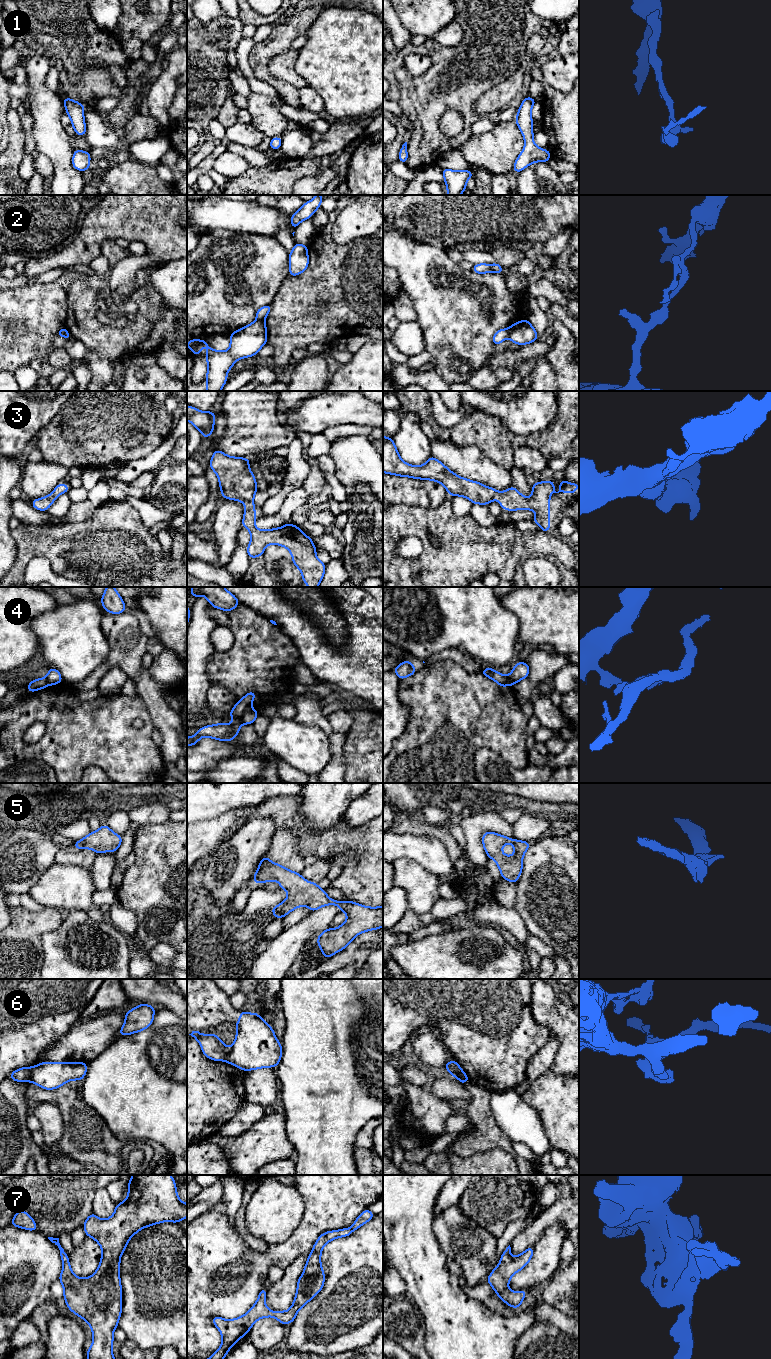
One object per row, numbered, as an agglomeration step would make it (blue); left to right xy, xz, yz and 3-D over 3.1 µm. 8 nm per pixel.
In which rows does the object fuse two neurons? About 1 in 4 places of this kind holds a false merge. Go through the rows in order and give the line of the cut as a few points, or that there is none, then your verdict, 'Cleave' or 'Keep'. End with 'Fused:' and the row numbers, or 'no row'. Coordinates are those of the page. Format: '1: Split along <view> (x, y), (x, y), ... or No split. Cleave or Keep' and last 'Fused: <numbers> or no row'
1: No split. Keep
2: Split along yz (507, 329), (508, 336). Cleave
3: No split. Keep
4: Split along xz (249, 705), (244, 711), (243, 716), (235, 722). Cleave
5: No split. Keep
6: Split along xy (33, 1067), (29, 1080). Cleave
7: No split. Keep
Fused: 2, 4, 6

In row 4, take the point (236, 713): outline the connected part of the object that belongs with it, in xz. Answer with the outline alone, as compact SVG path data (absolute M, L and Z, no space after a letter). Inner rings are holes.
M251 691L247 693L241 700L236 702L234 708L229 712L230 717L232 717L235 722L240 721L244 711L252 704L255 697L255 692Z

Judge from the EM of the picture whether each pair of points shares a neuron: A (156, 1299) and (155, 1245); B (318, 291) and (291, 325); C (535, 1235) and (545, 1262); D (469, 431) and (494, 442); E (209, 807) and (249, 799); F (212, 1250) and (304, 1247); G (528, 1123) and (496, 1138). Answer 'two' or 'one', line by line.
A: one
B: one
C: two
D: one
E: one
F: one
G: two

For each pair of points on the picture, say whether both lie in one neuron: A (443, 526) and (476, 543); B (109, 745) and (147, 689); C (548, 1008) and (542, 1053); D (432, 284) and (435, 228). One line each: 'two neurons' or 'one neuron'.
A: one neuron
B: two neurons
C: two neurons
D: two neurons

